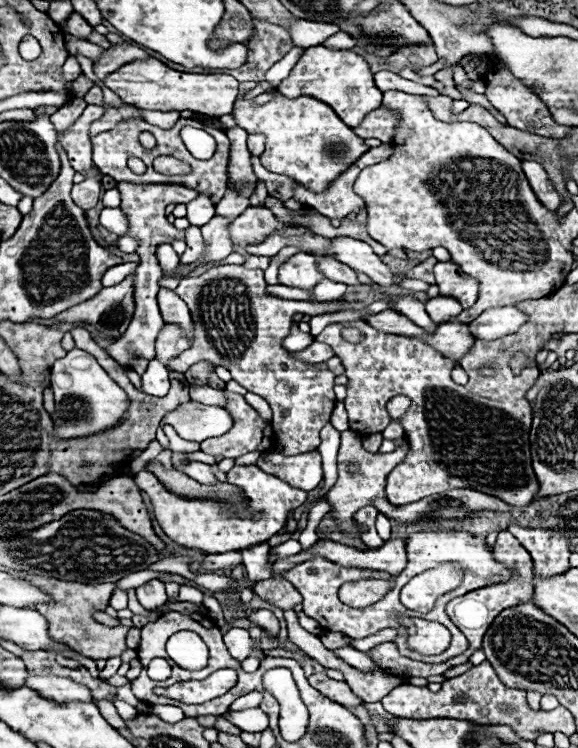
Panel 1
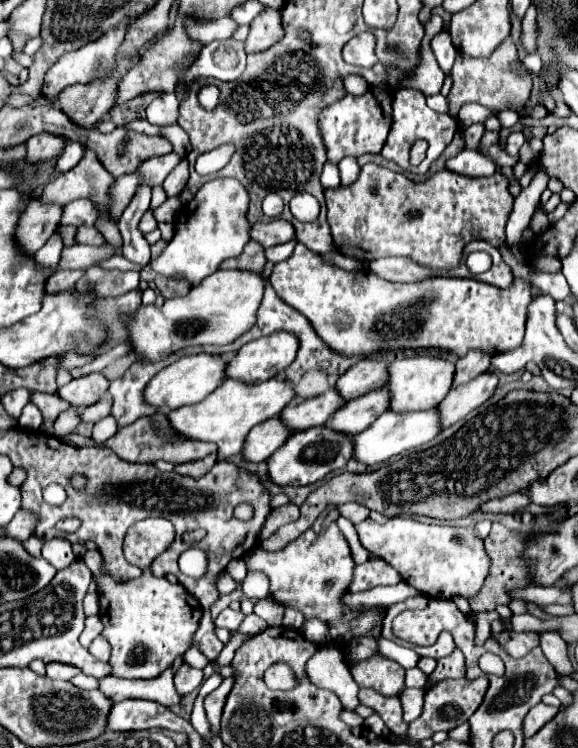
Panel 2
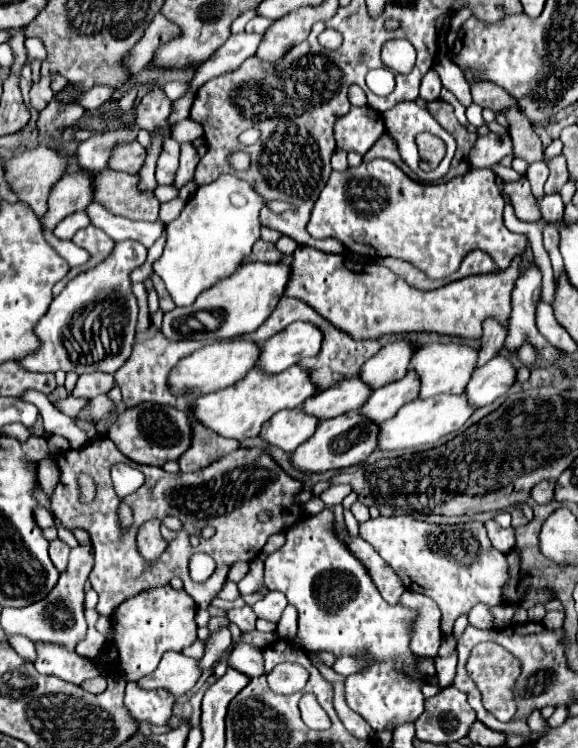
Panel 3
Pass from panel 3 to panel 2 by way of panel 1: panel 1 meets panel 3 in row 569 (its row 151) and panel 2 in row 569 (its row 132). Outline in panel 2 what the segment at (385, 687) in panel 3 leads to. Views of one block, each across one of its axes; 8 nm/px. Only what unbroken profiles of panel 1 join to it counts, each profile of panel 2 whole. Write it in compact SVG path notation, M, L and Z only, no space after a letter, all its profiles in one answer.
M332 522L320 532L308 528L278 552L264 552L260 546L256 546L242 560L246 562L248 570L262 570L268 574L272 598L282 602L286 608L302 612L304 620L316 618L324 622L328 626L332 640L344 644L352 640L350 624L360 616L360 612L364 612L364 606L352 608L342 604L344 594L350 590L352 572L356 564L352 560L348 542L340 528L336 526L336 522Z

